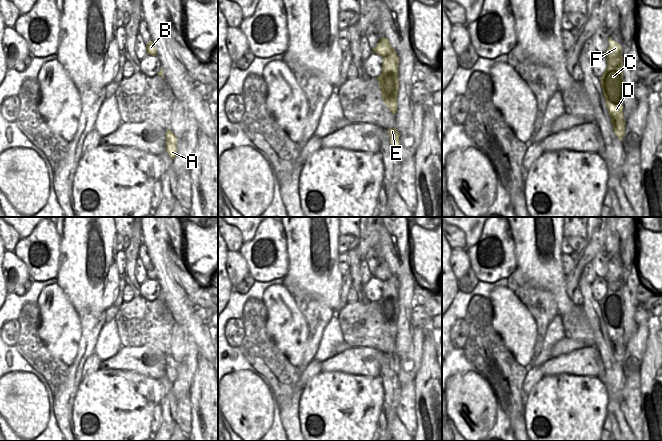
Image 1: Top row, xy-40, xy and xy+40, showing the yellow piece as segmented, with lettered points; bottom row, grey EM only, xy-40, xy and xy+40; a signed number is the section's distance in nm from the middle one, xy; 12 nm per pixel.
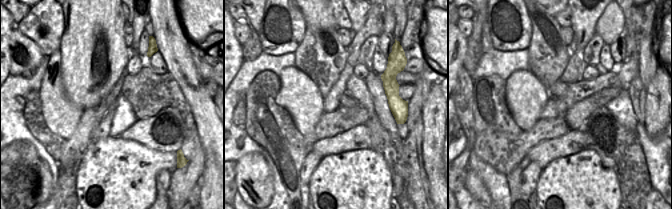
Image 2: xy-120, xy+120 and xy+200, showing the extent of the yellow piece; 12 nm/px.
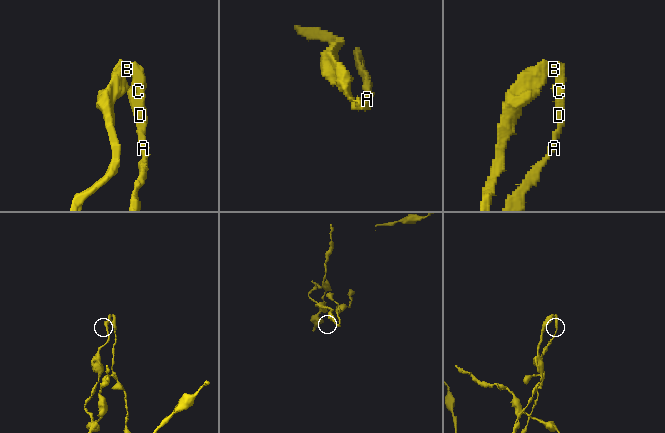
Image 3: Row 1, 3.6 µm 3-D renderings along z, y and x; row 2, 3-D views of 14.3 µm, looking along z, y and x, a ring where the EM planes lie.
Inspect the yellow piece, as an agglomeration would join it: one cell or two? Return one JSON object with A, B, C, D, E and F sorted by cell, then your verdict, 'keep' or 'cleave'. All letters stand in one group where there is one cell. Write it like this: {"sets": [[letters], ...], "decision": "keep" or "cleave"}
{"sets": [["A", "C", "D", "E", "F"], ["B"]], "decision": "cleave"}

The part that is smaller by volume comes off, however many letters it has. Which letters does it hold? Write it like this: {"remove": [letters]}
{"remove": ["A", "C", "D", "E", "F"]}

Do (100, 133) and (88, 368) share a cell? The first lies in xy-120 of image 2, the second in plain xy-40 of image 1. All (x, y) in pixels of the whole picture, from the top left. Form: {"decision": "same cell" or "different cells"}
{"decision": "same cell"}

